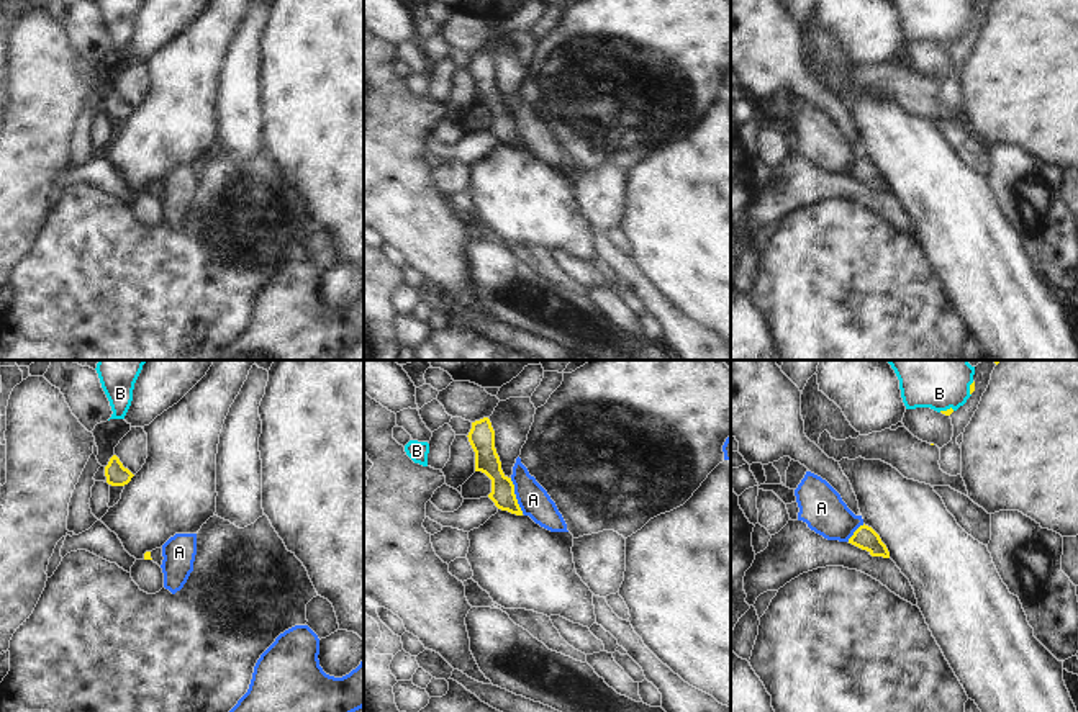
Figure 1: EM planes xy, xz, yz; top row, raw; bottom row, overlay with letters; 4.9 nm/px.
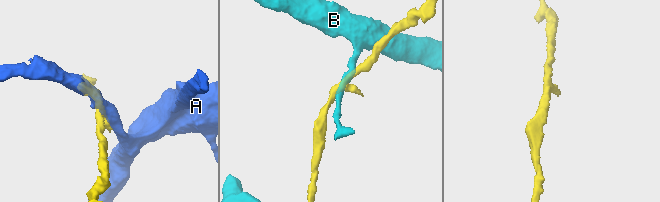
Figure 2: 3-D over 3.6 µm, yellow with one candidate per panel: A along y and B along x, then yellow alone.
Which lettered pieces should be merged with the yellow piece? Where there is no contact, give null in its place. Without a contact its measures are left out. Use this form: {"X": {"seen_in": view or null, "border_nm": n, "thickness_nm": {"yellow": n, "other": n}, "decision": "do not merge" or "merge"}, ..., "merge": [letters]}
{"A": {"seen_in": "xz", "border_nm": 190, "thickness_nm": {"yellow": 120, "other": 150}, "decision": "do not merge"}, "B": {"seen_in": "yz", "border_nm": 80, "thickness_nm": {"yellow": 30, "other": 360}, "decision": "do not merge"}, "merge": []}

